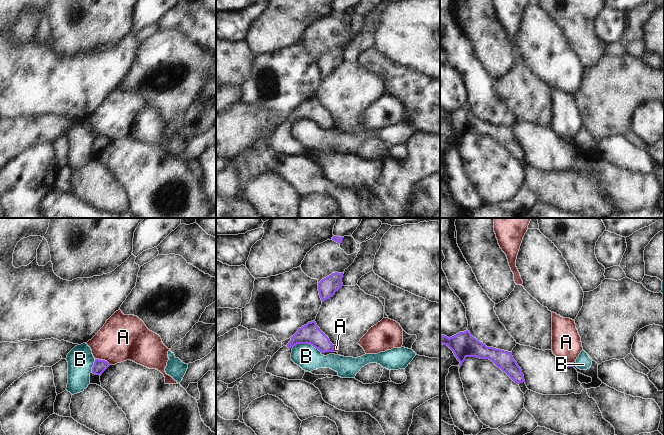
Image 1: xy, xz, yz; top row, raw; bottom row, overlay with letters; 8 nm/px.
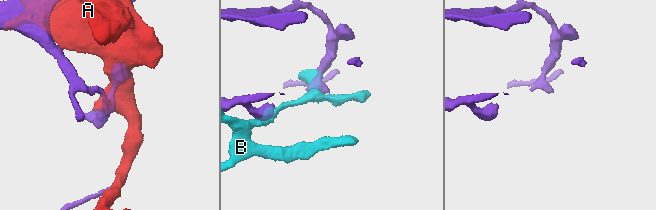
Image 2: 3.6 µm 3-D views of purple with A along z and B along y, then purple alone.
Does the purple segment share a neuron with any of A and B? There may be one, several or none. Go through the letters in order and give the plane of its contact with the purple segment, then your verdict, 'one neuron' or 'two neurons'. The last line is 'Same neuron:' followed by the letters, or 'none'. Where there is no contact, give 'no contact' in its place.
A: contact in xy; two neurons
B: contact in xz; two neurons
Same neuron: none

